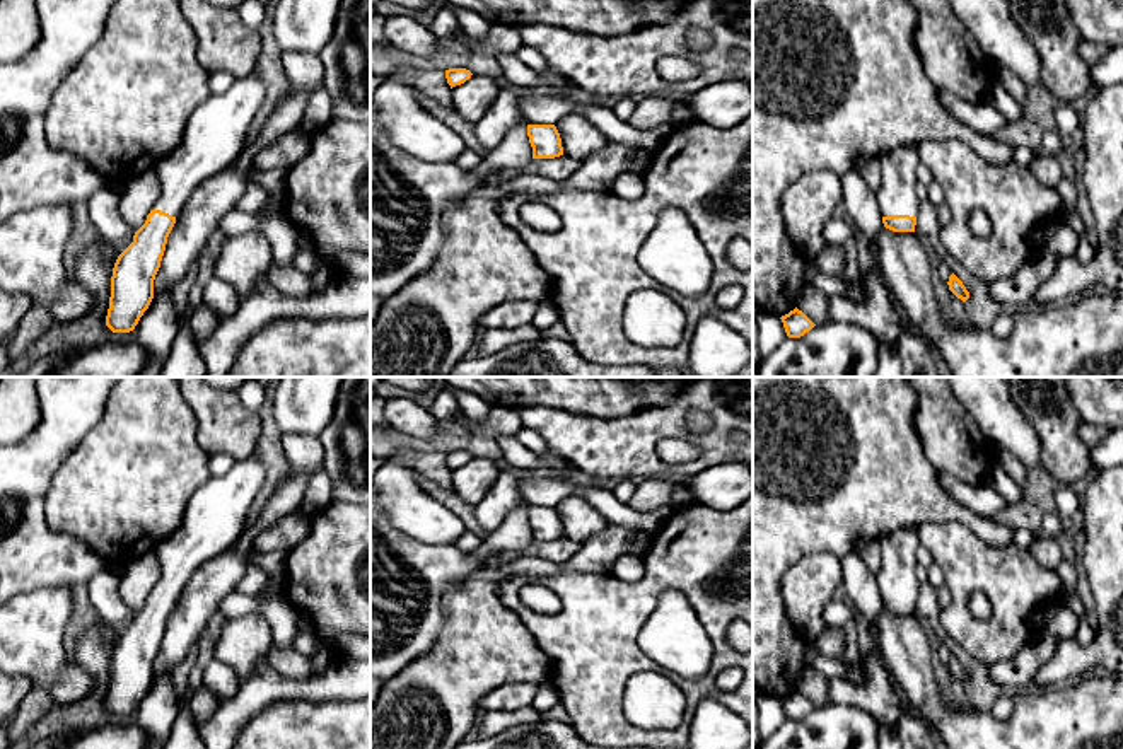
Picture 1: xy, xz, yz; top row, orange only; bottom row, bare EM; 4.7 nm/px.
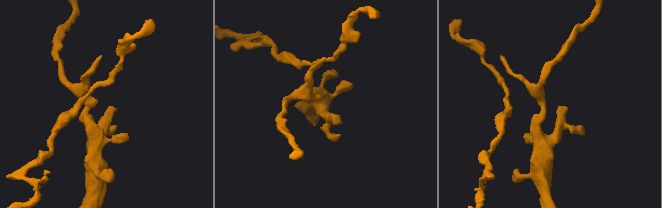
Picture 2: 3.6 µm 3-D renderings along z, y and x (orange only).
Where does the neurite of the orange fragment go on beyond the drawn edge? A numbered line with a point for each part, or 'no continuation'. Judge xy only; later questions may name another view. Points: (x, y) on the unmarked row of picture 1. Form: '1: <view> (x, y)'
1: xy (217, 514)

